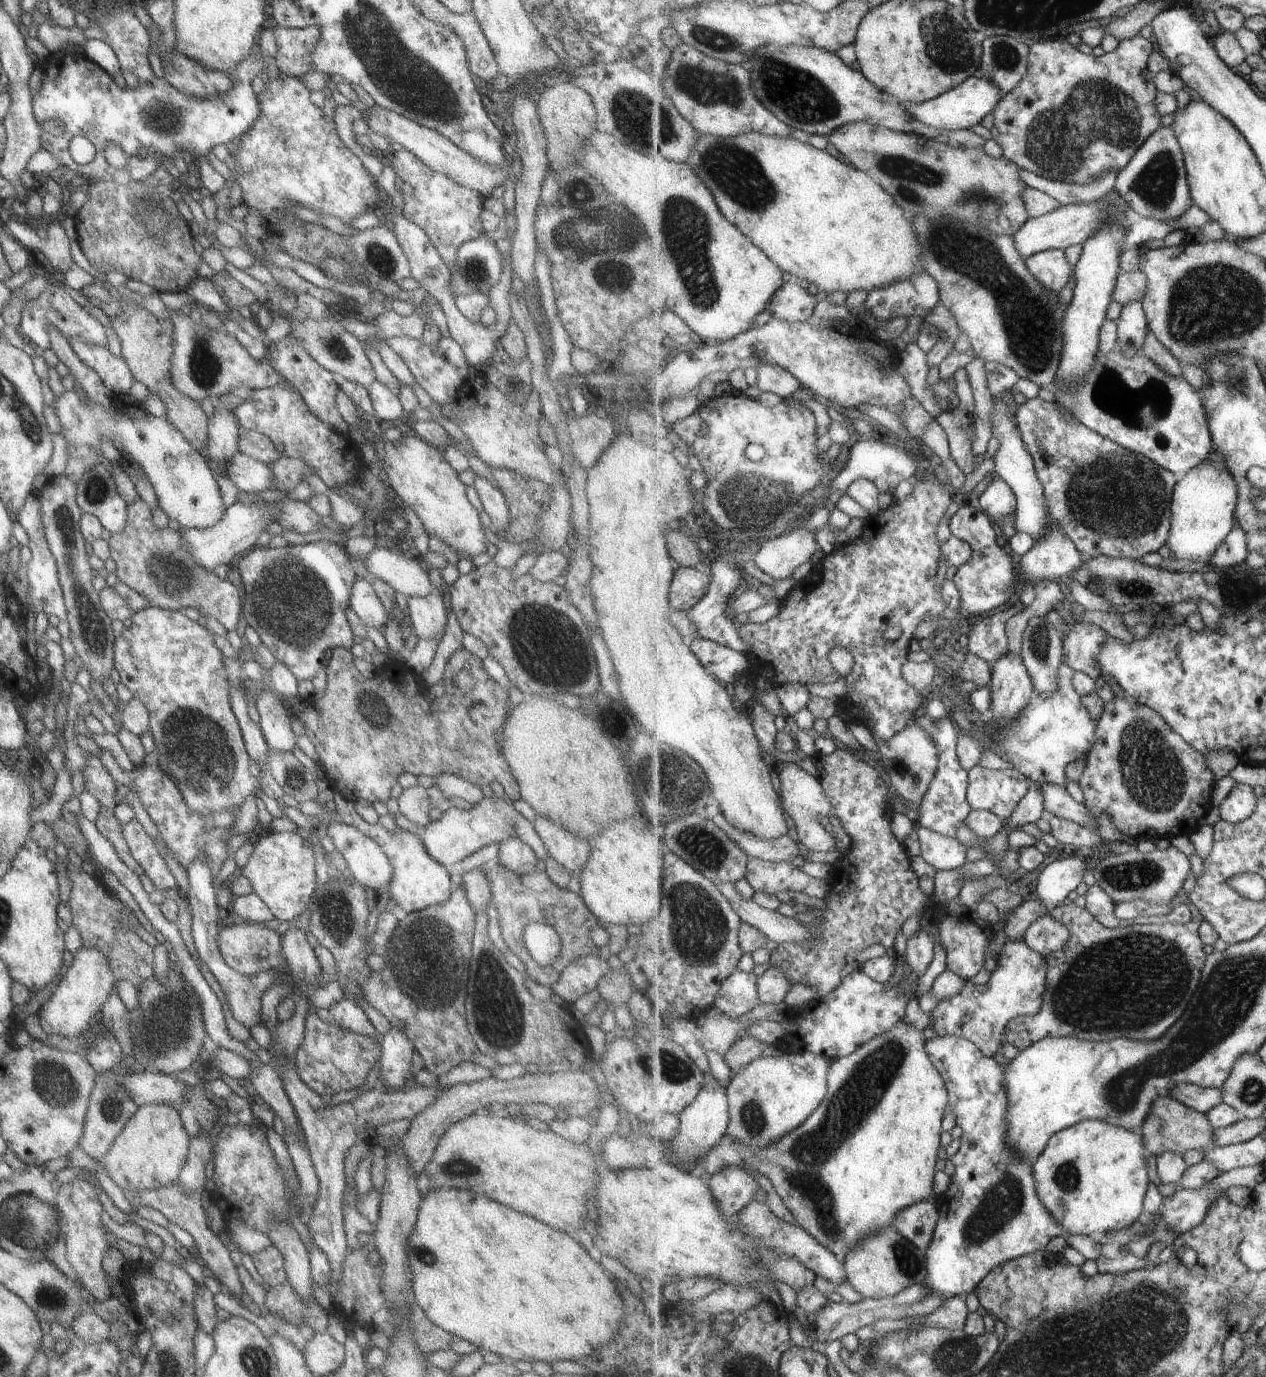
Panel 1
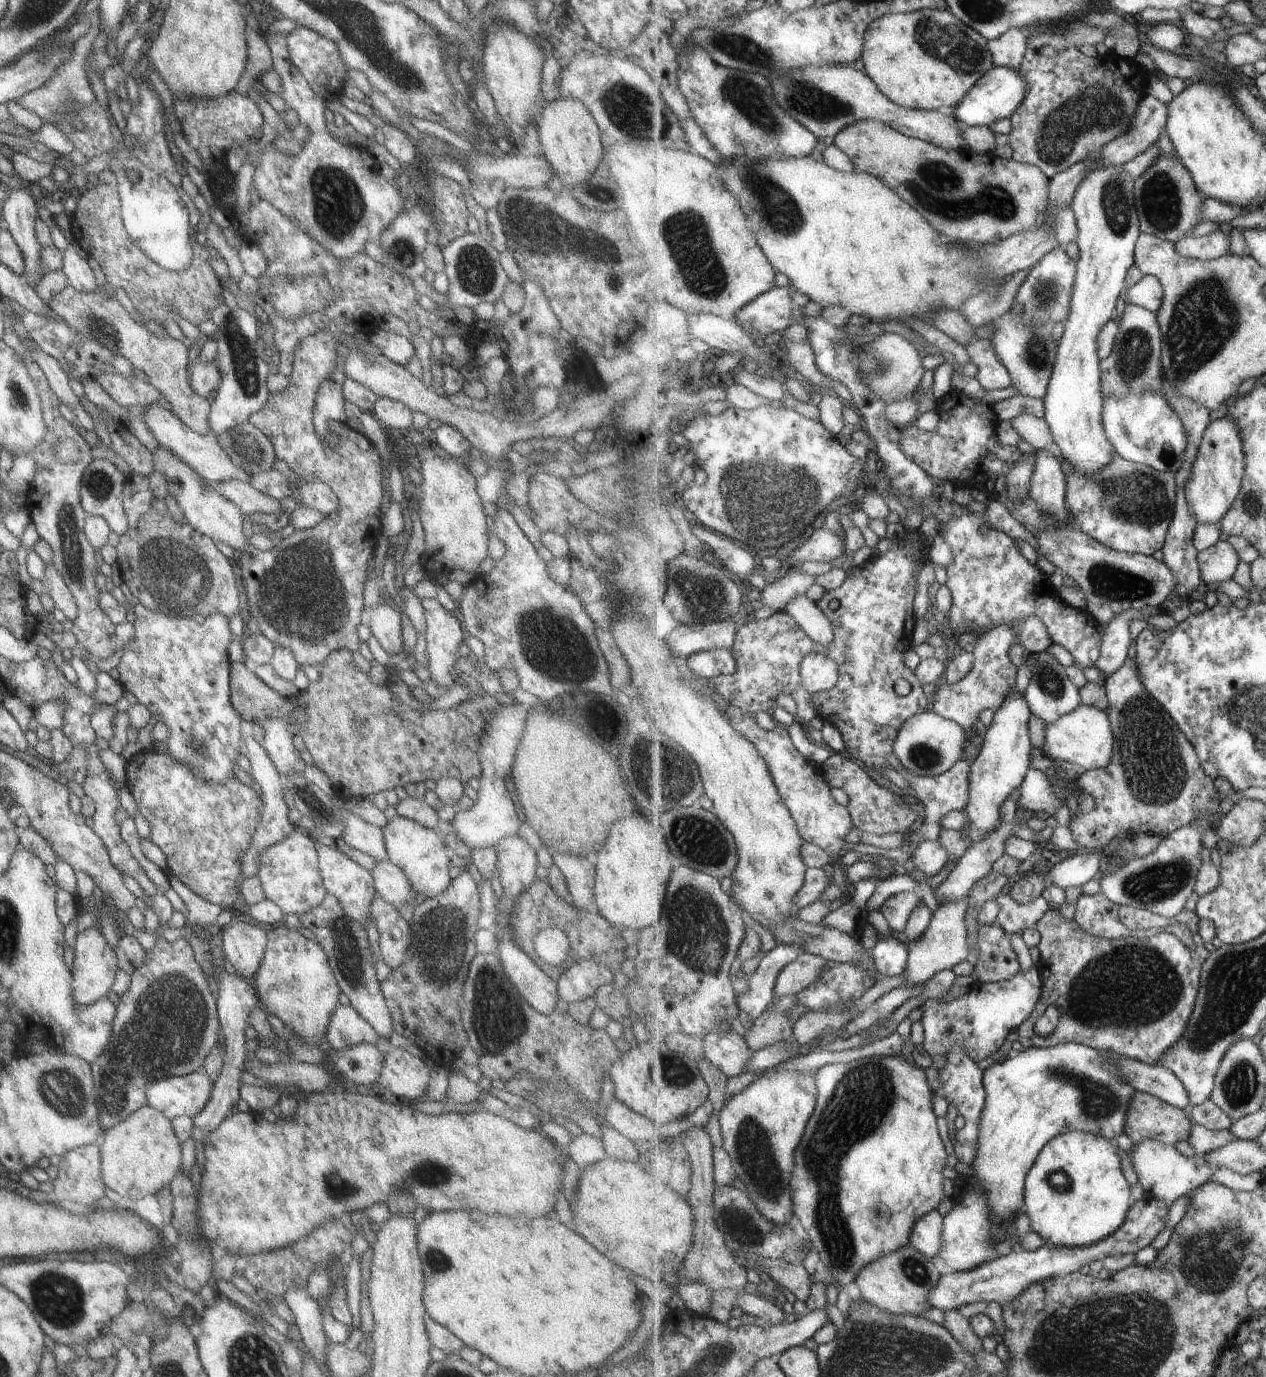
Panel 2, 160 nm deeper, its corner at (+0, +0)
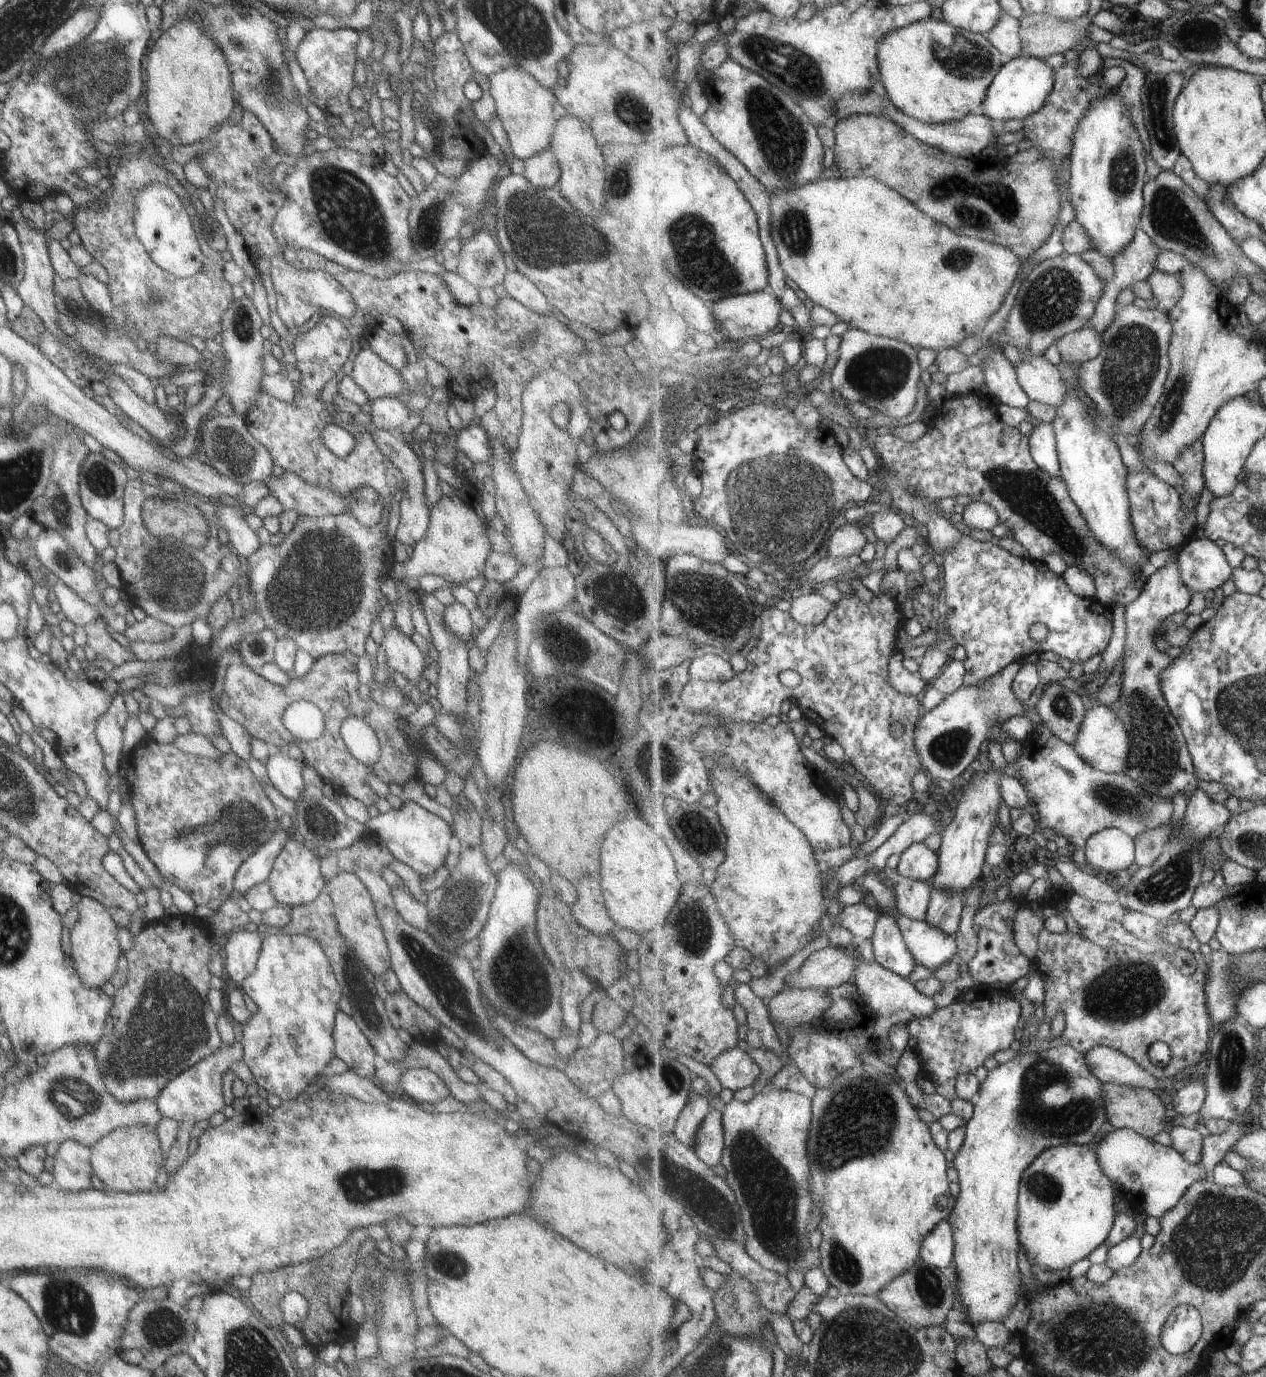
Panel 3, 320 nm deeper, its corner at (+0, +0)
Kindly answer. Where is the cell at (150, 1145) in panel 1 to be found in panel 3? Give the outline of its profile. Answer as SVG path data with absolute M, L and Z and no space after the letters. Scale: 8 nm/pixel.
M127 1125L113 1129L90 1146L92 1173L104 1188L122 1193L142 1193L151 1190L165 1153L161 1152L154 1130L143 1125Z

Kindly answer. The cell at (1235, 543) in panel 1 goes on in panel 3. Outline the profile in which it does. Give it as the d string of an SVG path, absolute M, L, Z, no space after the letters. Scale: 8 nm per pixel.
M1209 537L1195 538L1183 546L1178 552L1178 569L1194 593L1216 591L1234 571L1224 550Z

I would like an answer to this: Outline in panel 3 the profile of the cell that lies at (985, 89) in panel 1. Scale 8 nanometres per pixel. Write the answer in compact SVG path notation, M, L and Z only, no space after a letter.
M1029 56L1011 58L1005 62L989 87L988 96L980 111L998 125L1011 119L1028 119L1044 108L1045 101L1052 94L1055 84L1056 70L1045 59Z

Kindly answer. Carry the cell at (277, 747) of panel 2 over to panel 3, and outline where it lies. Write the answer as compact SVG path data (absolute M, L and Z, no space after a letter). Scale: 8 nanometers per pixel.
M271 749L271 754L263 762L265 774L273 788L283 796L296 802L303 796L301 761L290 758L285 750Z

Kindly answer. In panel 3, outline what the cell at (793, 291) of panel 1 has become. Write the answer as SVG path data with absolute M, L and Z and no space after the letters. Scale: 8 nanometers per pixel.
M764 291L733 295L710 305L710 309L718 321L718 330L722 335L722 339L735 341L756 339L780 330L781 308L780 300L775 295L770 296Z

